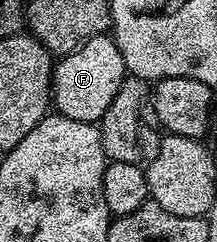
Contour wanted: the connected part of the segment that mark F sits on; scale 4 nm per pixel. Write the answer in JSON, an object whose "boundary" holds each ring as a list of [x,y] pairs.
{"boundary":[[[112,34],[96,35],[87,40],[79,49],[72,51],[70,55],[62,55],[56,60],[53,68],[52,106],[56,114],[71,117],[71,121],[100,124],[103,113],[107,113],[111,101],[115,101],[115,93],[119,93],[119,85],[123,85],[125,78],[127,78],[127,72],[123,53],[119,53],[119,45],[113,40]]]}

